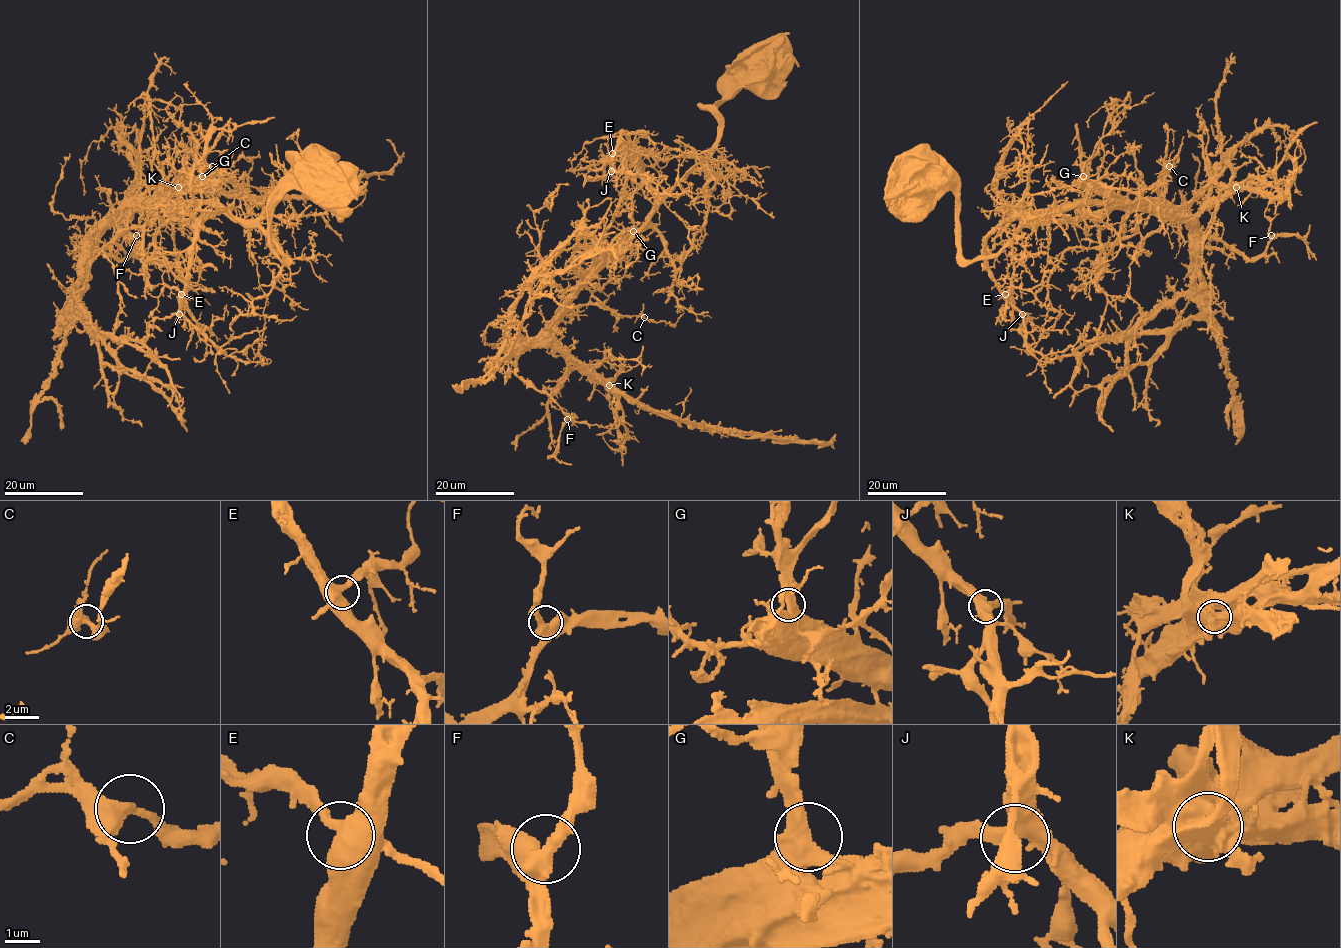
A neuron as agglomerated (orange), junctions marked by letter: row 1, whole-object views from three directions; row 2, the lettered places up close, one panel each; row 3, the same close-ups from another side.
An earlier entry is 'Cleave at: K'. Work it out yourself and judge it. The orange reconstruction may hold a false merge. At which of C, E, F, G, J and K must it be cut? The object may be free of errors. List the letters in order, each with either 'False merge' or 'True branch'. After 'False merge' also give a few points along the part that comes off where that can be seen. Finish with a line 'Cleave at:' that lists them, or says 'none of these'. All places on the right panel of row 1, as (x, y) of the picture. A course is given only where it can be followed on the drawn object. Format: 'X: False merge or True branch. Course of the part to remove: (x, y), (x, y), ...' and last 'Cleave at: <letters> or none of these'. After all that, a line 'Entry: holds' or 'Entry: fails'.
C: True branch
E: True branch
F: True branch
G: True branch
J: True branch
K: False merge. Course of the part to remove: (1236, 187), (1193, 215), (1118, 208), (1062, 219), (1014, 215), (1002, 201), (997, 174), (1016, 133), (1032, 117)
Cleave at: K
Entry: holds

